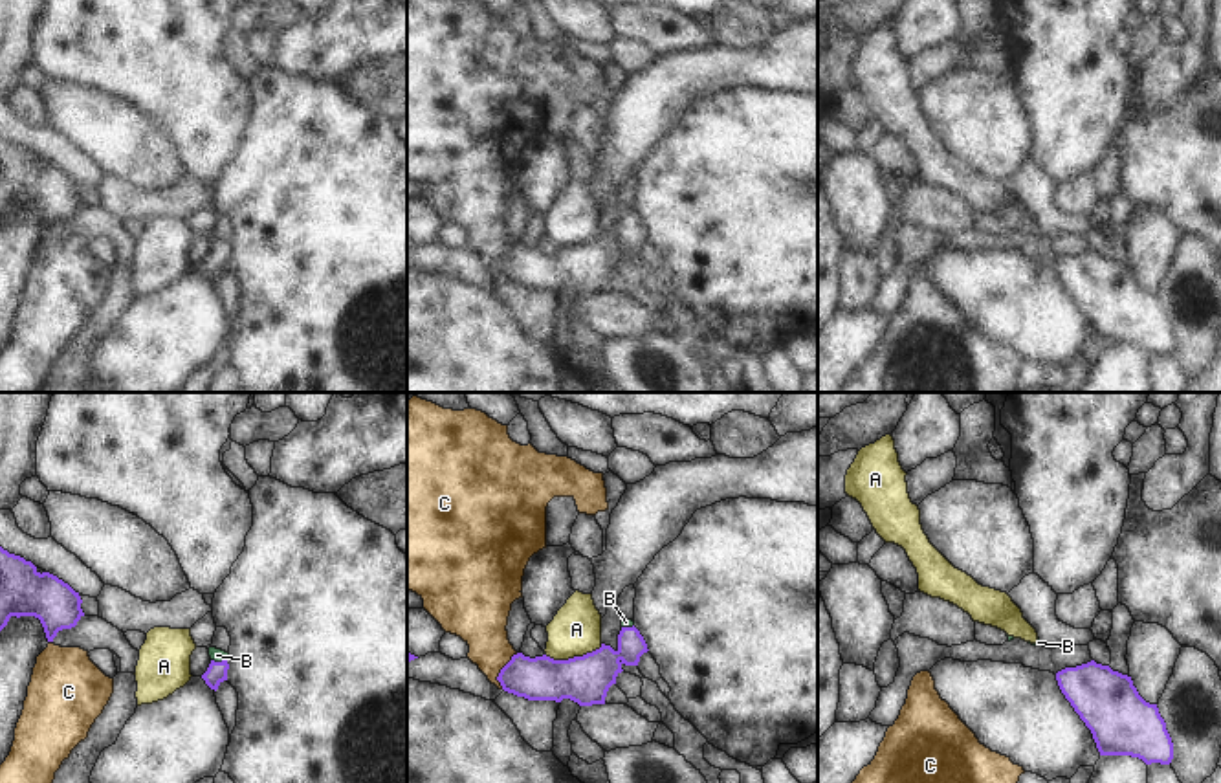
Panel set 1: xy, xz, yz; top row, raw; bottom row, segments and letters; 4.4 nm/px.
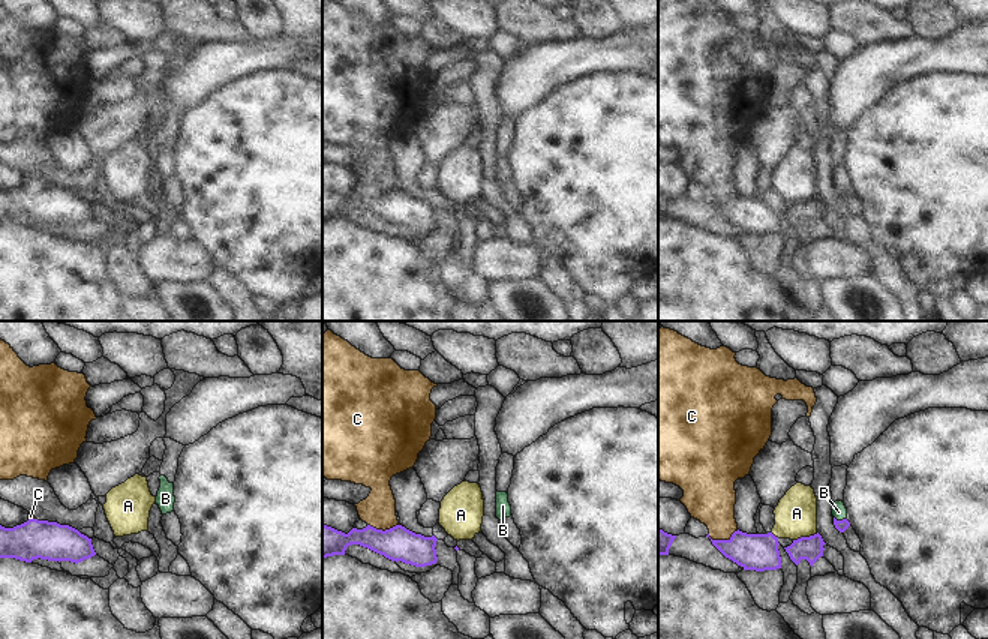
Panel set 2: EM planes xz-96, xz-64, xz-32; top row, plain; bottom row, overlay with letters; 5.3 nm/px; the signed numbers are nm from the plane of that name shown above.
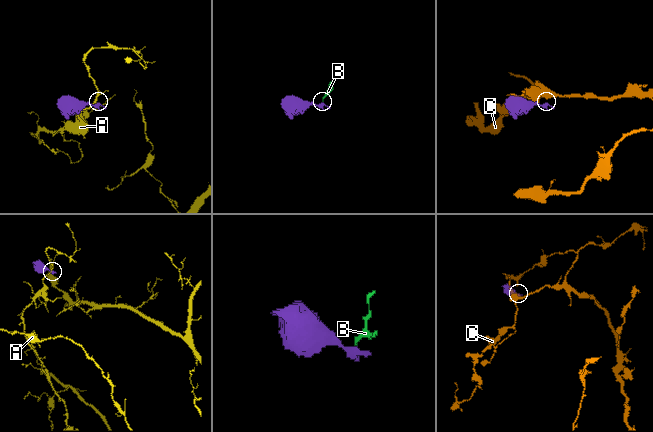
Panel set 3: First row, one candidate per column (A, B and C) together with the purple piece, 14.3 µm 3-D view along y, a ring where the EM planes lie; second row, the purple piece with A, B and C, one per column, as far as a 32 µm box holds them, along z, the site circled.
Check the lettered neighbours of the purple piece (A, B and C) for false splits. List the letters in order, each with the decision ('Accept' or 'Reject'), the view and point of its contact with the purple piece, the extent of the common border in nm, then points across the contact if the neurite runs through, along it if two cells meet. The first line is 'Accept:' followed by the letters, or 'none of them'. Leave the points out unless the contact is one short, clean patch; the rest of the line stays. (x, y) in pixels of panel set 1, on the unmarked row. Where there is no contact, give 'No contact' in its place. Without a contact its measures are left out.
Accept: B
A: Reject. Touches purple at xz (574, 246). Shared border 260 nm. Boundary: xz (602, 233), (567, 248), (545, 244)
B: Accept. Touches purple at xy (219, 252). Shared border 70 nm. Path across: xy (217, 261), (219, 252), (217, 244)
C: Reject. Touches purple at xz (501, 259). Shared border 180 nm. Boundary: xz (517, 242), (497, 266), (501, 277).

